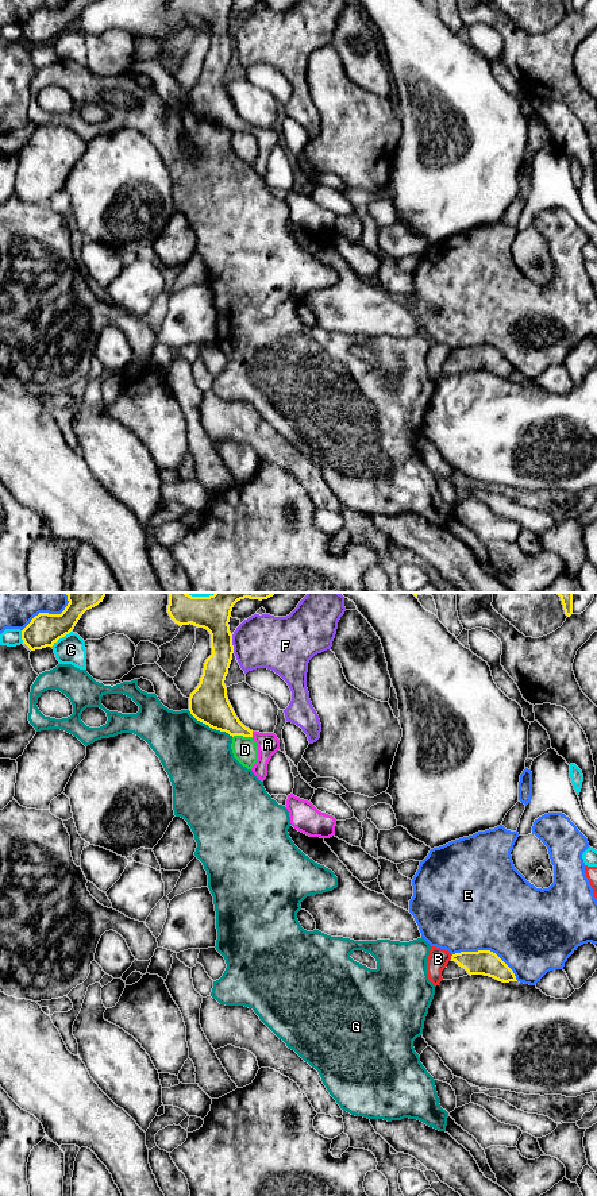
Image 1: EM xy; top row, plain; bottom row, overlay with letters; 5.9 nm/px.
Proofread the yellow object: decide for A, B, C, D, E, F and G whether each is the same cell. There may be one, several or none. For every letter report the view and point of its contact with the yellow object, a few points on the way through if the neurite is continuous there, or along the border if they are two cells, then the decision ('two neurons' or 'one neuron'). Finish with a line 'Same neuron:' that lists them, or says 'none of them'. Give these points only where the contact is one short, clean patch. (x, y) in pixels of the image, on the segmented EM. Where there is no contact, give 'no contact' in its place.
A: contact xy (251, 735); way xy (216, 712), (235, 728), (251, 735), (268, 744); one neuron
B: contact xy (451, 957); two neurons
C: contact xy (61, 637); two neurons
D: contact xy (242, 735); two neurons
E: contact xy (488, 950); two neurons
F: contact xy (231, 644); two neurons
G: contact xy (211, 726); two neurons
Same neuron: A

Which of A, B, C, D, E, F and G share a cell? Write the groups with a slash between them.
A / B / C / D / E / F / G

